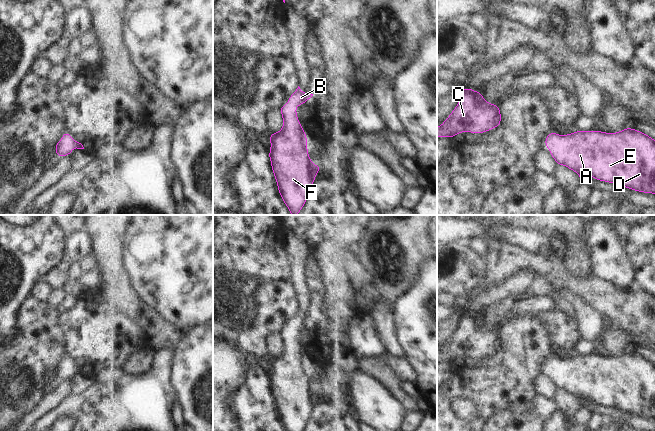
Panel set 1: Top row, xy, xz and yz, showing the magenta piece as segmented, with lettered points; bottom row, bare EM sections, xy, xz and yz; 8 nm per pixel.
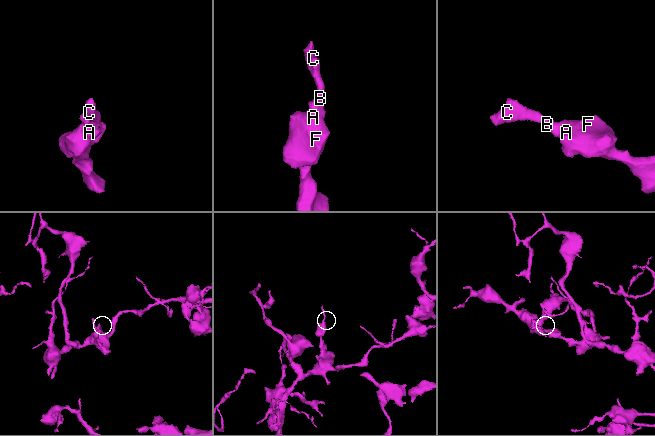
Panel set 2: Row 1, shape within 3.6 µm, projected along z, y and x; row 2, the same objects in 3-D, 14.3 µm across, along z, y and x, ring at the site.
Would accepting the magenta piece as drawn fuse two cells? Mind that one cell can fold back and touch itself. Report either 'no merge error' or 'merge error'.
no merge error

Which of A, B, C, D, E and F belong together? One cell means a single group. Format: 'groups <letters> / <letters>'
groups A B C D E F

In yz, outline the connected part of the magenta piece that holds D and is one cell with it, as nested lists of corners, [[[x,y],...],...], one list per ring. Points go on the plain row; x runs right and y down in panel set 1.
[[[629,351],[617,357],[577,354],[567,359],[557,359],[552,355],[545,362],[545,371],[549,372],[557,389],[575,395],[580,405],[590,399],[599,405],[655,418],[655,364],[638,354]]]

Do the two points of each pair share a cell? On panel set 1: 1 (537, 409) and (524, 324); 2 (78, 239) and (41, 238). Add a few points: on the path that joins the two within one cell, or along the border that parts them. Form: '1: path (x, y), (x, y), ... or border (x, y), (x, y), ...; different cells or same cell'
1: border (536, 393), (533, 405), (529, 409), (517, 410); different cells
2: border (65, 236), (64, 257); different cells

